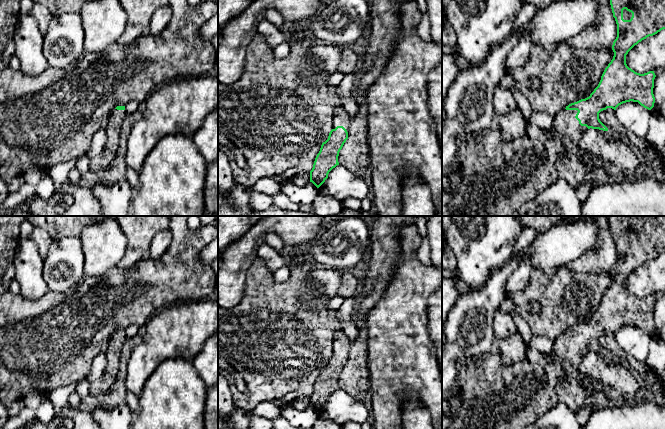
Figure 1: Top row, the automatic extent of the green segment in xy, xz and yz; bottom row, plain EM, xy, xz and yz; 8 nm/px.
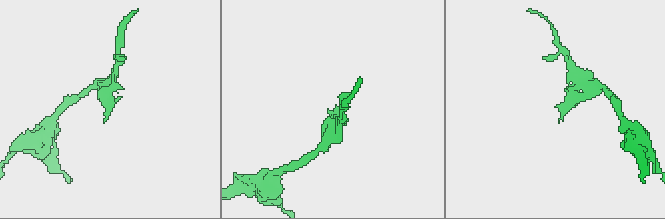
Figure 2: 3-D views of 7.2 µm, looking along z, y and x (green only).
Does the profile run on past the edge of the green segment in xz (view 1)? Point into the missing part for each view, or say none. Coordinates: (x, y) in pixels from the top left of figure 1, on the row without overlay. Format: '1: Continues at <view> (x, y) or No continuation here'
1: Continues at xz (341, 342)

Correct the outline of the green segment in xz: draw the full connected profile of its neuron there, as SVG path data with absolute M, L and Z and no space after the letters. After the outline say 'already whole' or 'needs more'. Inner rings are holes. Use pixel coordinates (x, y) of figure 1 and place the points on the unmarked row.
M343 330L334 334L333 351L328 363L322 367L313 392L310 395L310 406L319 412L328 402L329 396L339 389L338 380L344 367L348 363L351 340Z; needs more

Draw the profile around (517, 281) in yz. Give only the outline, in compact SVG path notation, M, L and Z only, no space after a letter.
M527 257L508 277L505 284L506 296L524 290L529 284L532 270L530 259Z

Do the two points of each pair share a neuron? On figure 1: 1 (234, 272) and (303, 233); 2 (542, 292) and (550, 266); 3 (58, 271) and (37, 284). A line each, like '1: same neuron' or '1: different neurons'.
1: same neuron
2: different neurons
3: different neurons

